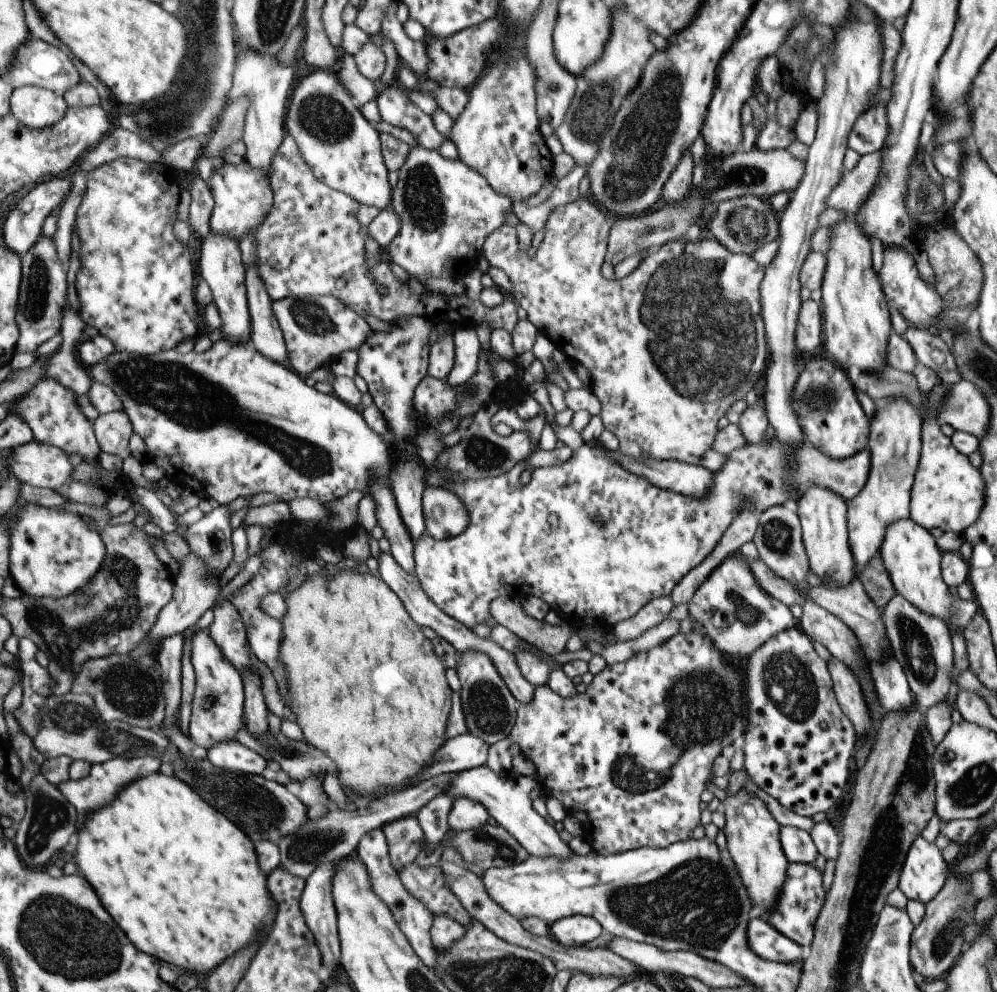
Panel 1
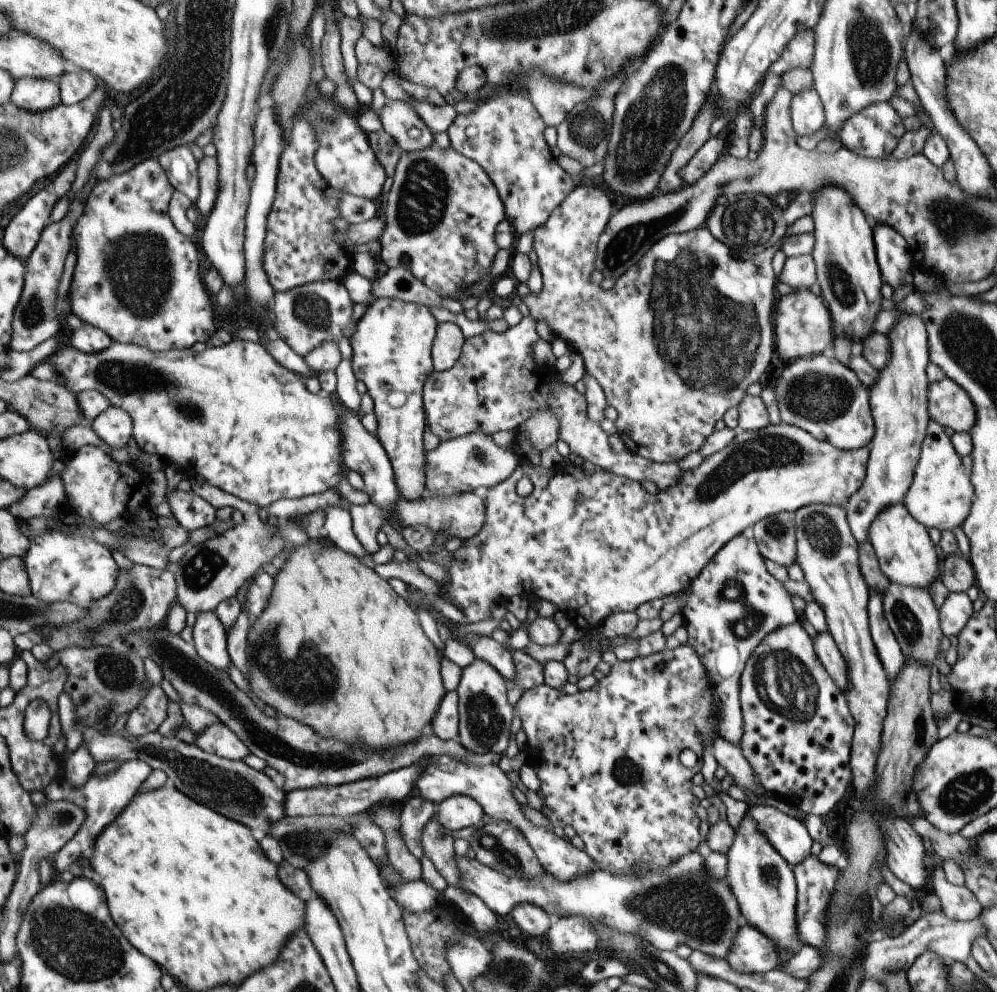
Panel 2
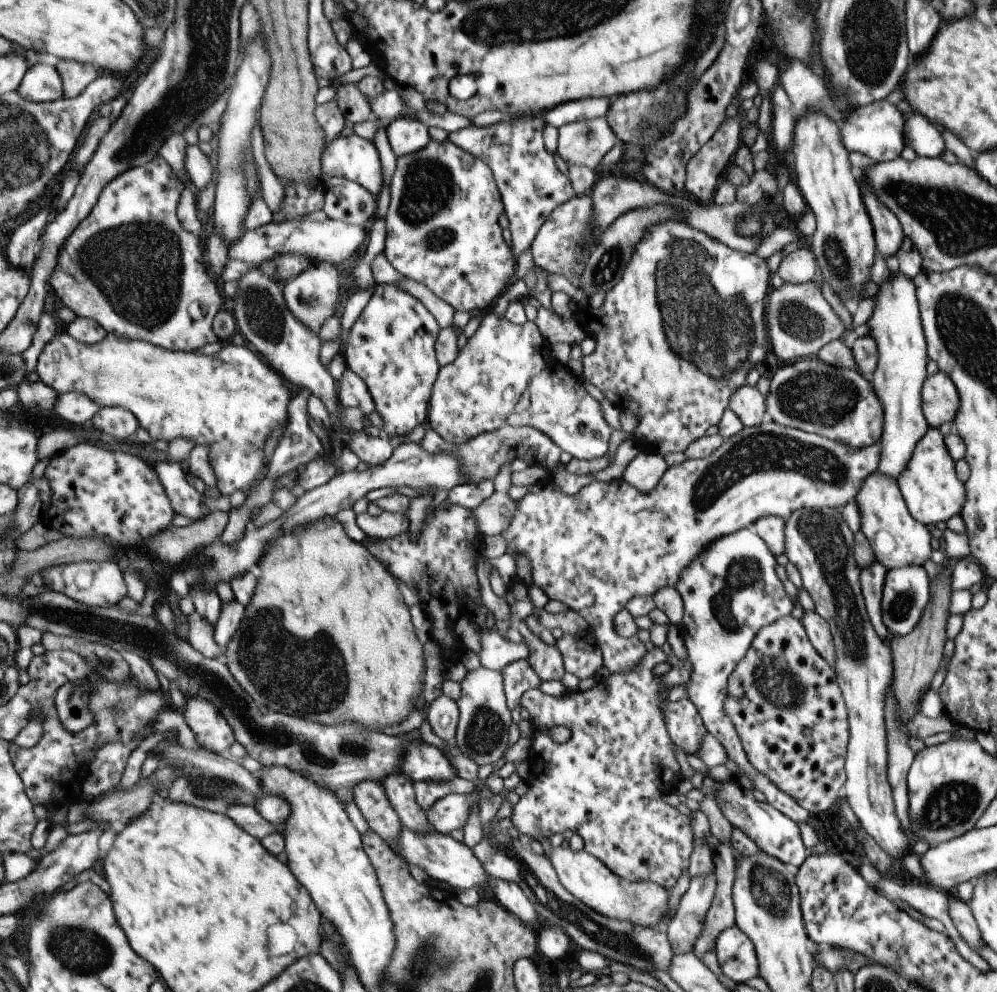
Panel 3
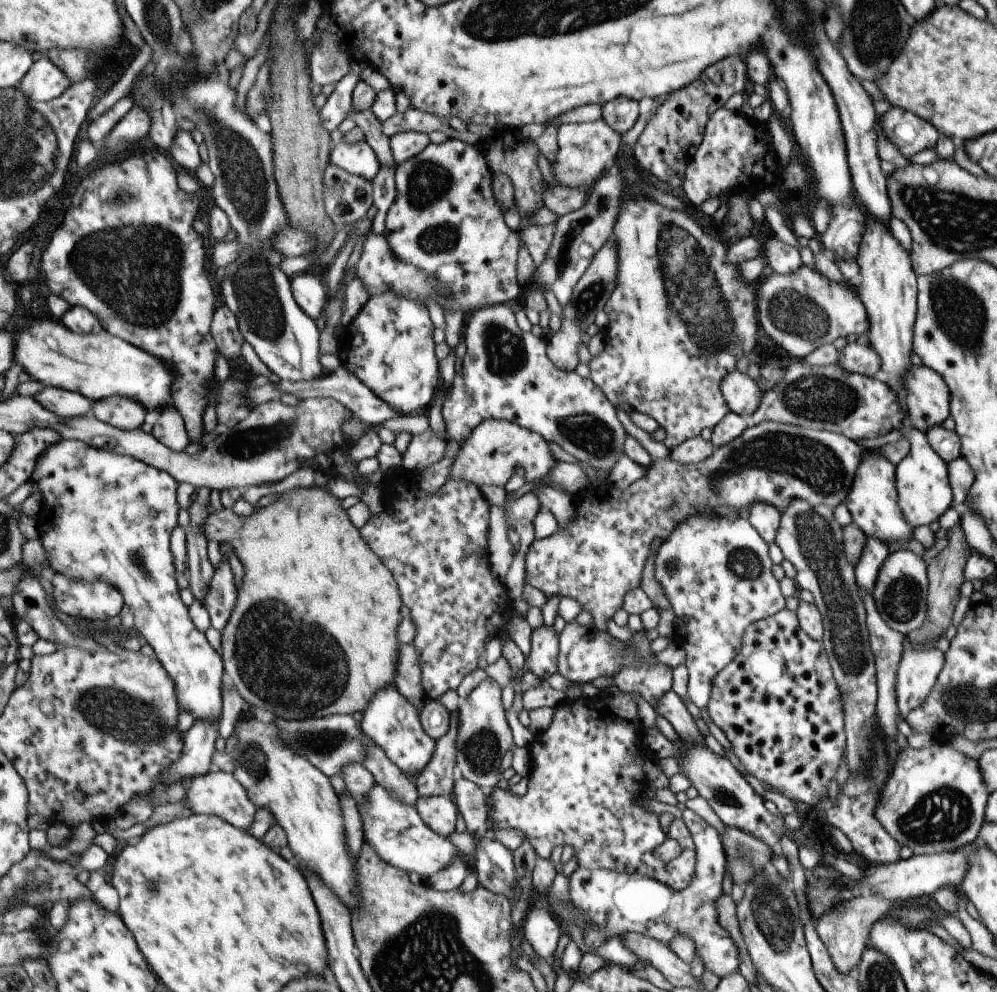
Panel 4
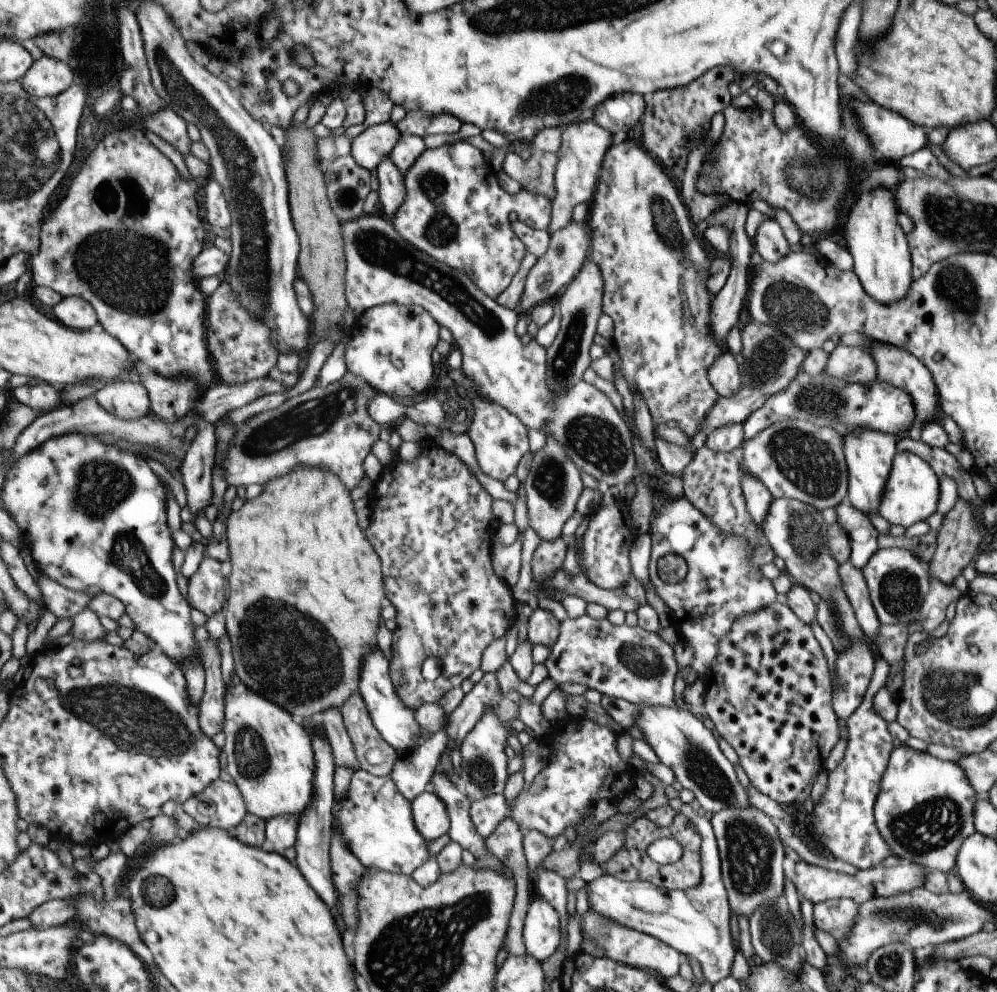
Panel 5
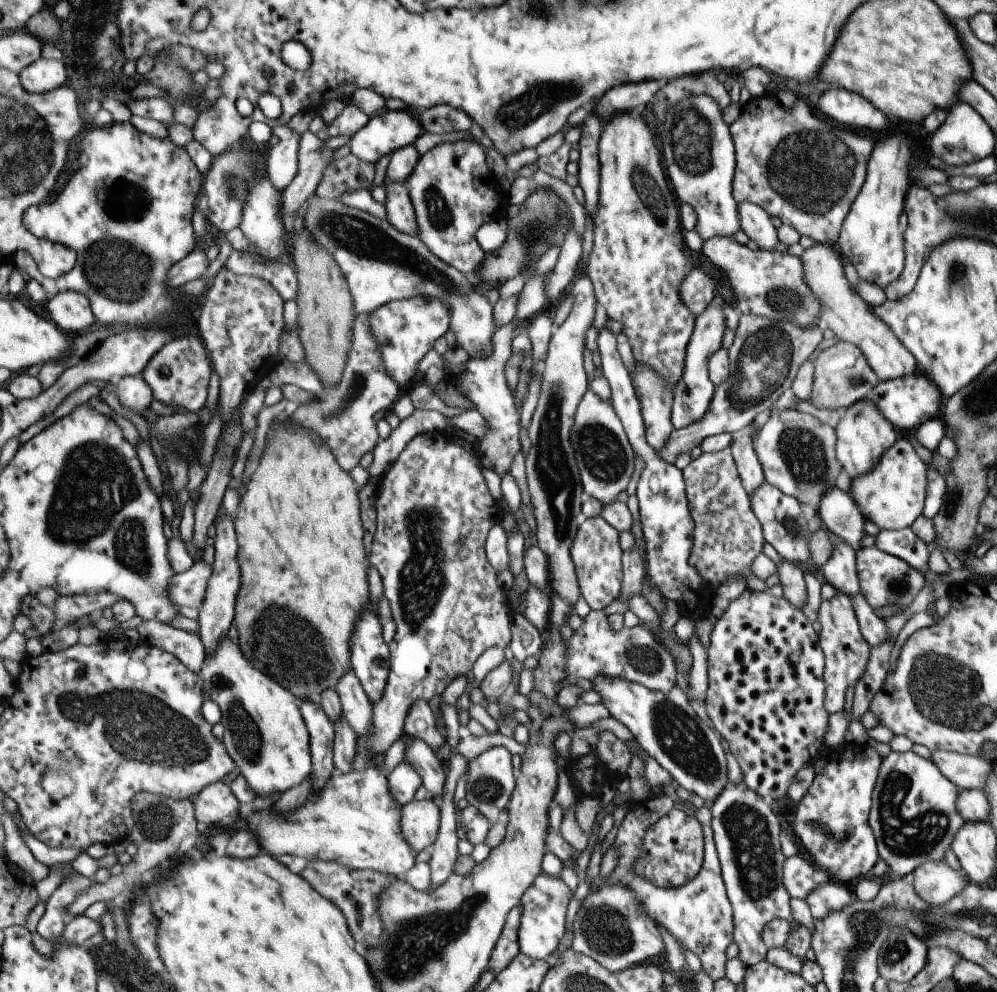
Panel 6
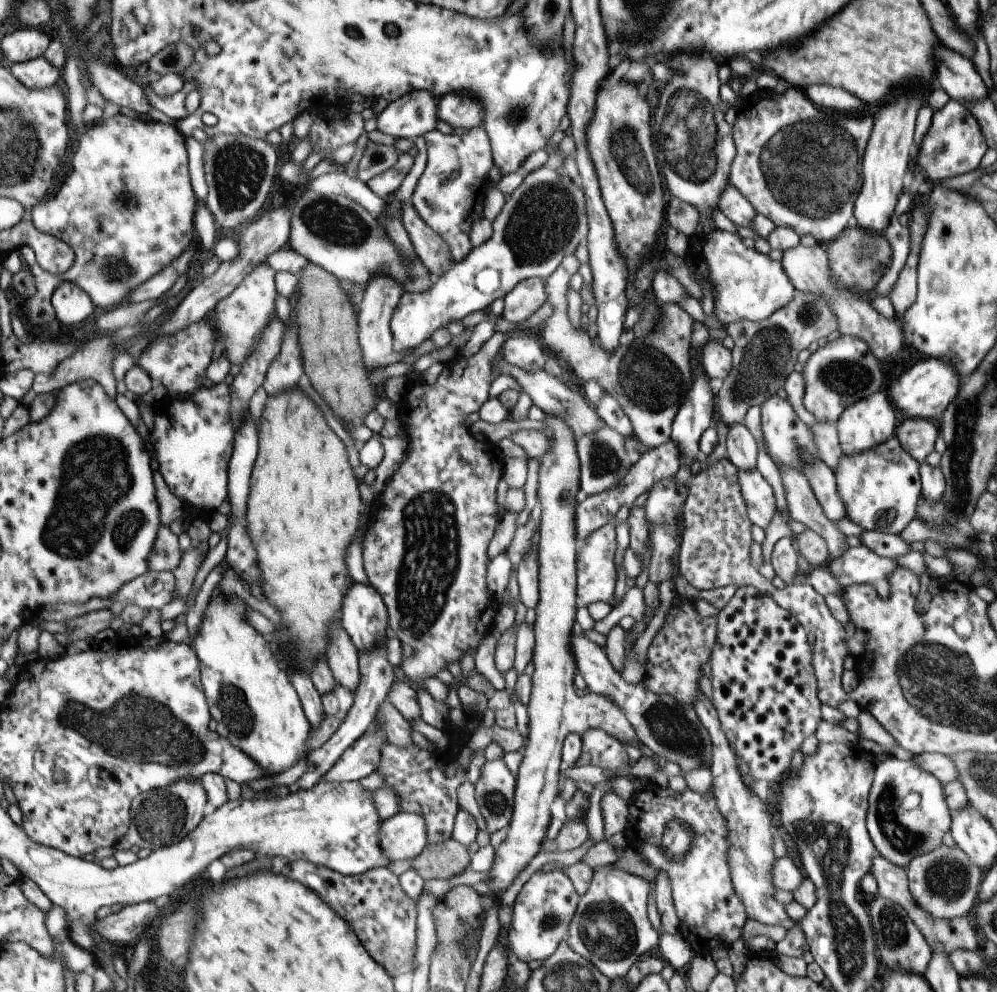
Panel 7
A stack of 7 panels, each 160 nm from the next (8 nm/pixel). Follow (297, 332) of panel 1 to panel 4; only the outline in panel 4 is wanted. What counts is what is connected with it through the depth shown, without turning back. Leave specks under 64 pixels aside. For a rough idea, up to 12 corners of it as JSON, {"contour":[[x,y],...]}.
{"contour":[[309,270],[293,276],[300,307],[315,320],[329,294],[322,277]]}

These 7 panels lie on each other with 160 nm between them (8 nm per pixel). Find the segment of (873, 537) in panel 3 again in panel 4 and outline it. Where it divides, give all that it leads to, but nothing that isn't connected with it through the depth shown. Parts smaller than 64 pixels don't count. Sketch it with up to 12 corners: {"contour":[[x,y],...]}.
{"contour":[[857,463],[844,505],[865,536],[912,537],[897,506],[894,464]]}

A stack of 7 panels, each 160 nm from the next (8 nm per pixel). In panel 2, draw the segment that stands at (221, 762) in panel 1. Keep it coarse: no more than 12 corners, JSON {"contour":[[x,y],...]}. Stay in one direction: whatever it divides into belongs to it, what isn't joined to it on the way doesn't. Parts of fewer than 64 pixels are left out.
{"contour":[[220,720],[197,734],[205,752],[227,760],[252,754]]}

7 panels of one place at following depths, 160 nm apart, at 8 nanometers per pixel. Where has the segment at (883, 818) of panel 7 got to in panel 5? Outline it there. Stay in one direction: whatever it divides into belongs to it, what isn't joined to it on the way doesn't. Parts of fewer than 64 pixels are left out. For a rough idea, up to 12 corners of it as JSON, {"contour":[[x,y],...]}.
{"contour":[[902,744],[874,821],[890,854],[953,871],[978,798],[961,768]]}

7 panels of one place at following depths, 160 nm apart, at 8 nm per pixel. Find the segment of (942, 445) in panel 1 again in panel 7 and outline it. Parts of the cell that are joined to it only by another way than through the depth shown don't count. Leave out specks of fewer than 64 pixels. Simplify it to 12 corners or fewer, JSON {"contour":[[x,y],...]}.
{"contour":[[893,436],[842,454],[844,517],[898,534],[914,518],[918,462]]}

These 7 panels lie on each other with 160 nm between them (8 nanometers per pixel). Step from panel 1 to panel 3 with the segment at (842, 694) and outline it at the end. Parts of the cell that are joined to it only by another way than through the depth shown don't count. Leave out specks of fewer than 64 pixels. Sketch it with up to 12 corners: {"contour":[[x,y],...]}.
{"contour":[[814,610],[803,611],[803,630],[833,669],[834,644],[828,624]]}

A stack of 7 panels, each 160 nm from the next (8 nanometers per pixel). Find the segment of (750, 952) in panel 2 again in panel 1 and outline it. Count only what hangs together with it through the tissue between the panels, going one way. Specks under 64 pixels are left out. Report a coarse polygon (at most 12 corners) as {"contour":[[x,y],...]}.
{"contour":[[763,918],[749,920],[748,947],[766,961],[801,961],[800,945]]}

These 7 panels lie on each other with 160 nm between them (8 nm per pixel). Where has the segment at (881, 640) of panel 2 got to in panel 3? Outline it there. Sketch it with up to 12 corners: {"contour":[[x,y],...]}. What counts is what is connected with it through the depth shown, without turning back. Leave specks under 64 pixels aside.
{"contour":[[874,558],[859,586],[875,634],[889,642],[880,600],[886,568]]}

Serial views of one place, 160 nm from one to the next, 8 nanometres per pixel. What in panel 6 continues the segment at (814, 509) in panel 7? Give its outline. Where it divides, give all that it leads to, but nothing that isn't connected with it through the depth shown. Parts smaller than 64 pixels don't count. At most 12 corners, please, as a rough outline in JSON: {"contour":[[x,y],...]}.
{"contour":[[825,523],[832,544],[820,579],[850,598],[860,592],[854,550]]}

